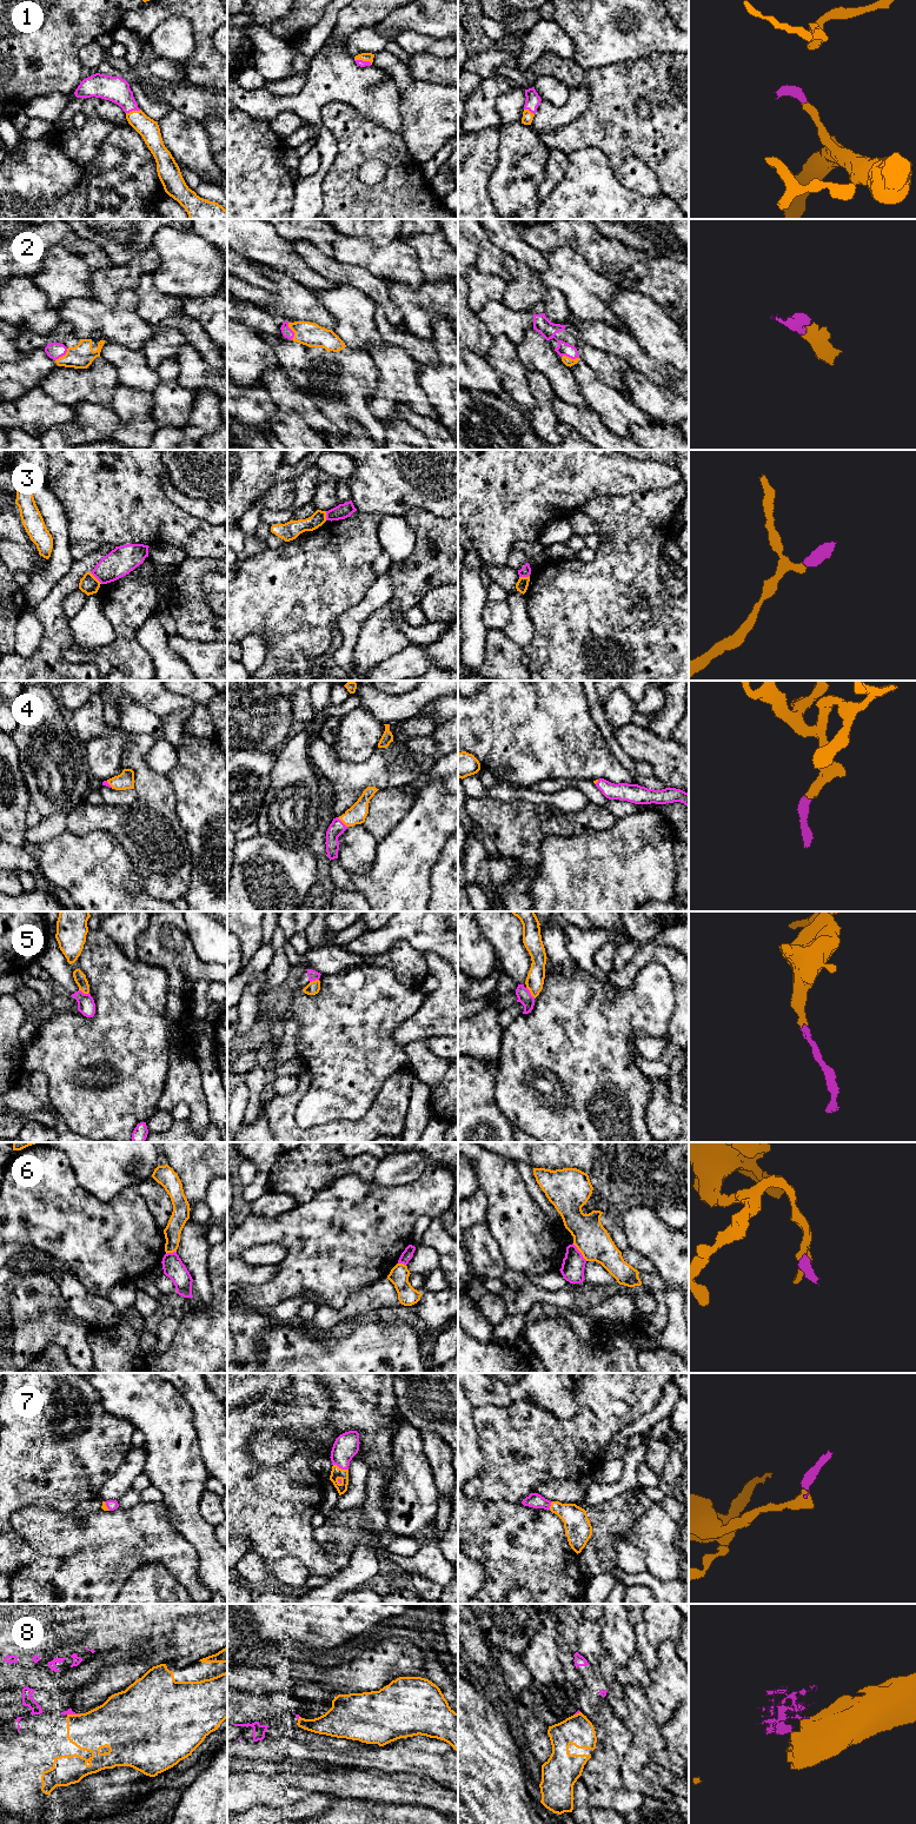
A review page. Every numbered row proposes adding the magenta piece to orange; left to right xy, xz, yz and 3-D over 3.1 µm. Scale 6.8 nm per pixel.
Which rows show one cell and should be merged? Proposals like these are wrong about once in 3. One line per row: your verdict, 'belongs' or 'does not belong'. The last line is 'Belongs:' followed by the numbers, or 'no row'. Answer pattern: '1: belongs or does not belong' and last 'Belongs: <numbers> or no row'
1: belongs
2: belongs
3: does not belong
4: belongs
5: does not belong
6: does not belong
7: belongs
8: does not belong
Belongs: 1, 2, 4, 7

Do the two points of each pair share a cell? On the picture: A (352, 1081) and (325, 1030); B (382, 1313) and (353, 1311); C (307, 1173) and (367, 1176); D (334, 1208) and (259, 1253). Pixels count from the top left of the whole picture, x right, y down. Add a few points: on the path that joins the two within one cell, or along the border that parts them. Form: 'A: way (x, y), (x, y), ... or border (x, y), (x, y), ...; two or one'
A: way (349, 1068), (349, 1054), (338, 1043); one
B: border (402, 1305), (379, 1306), (374, 1311); two
C: way (323, 1167), (352, 1167); one
D: border (250, 1247), (279, 1242), (287, 1253); two

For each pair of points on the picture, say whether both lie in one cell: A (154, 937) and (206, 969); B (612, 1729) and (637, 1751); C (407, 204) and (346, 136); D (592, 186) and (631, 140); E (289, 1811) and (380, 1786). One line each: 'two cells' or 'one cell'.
A: one cell
B: two cells
C: one cell
D: two cells
E: two cells

